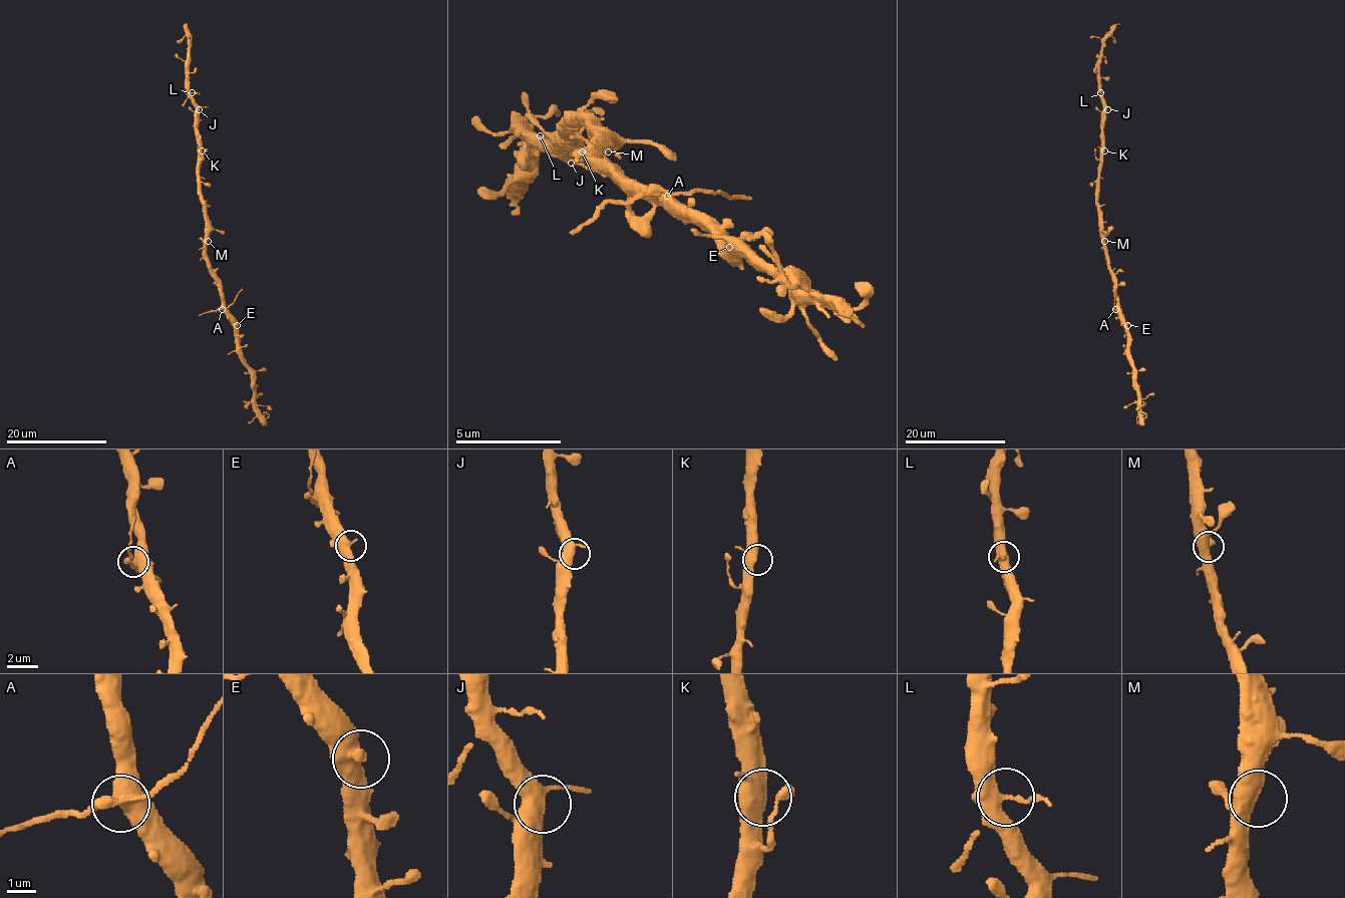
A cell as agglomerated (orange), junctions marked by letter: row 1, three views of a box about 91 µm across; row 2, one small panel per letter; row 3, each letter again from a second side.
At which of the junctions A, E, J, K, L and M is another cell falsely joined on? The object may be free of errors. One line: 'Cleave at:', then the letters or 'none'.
Cleave at: A

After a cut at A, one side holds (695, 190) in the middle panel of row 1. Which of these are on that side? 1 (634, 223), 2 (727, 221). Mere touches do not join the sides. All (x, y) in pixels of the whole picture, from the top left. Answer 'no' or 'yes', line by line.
1: no
2: no

